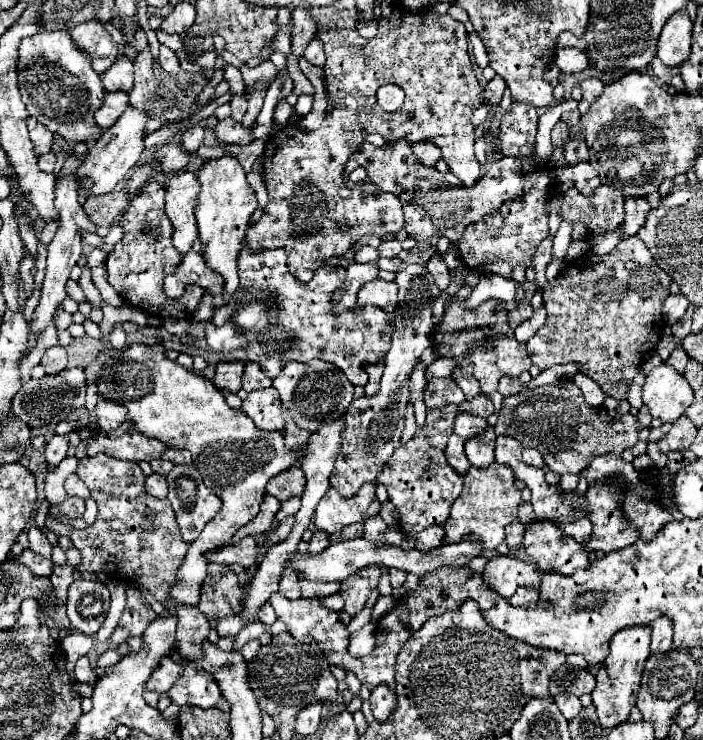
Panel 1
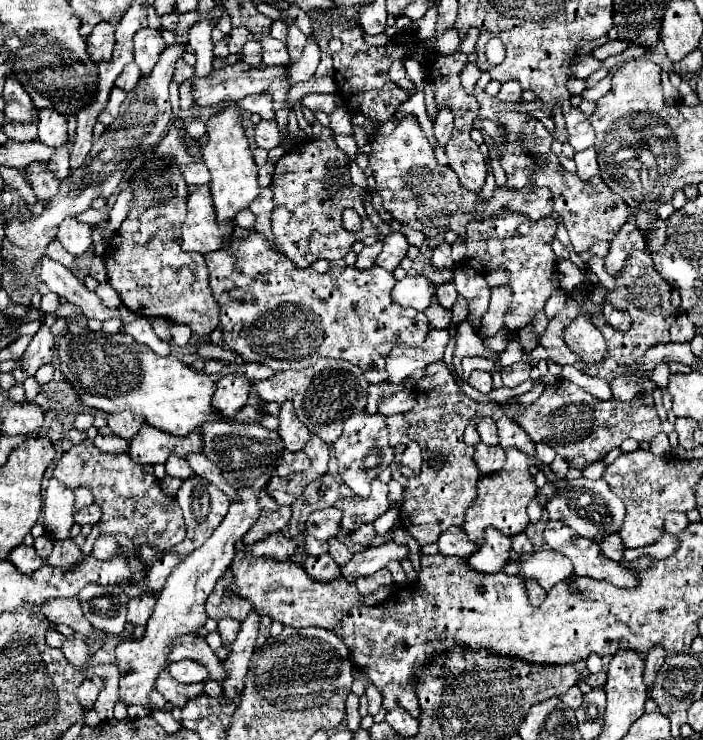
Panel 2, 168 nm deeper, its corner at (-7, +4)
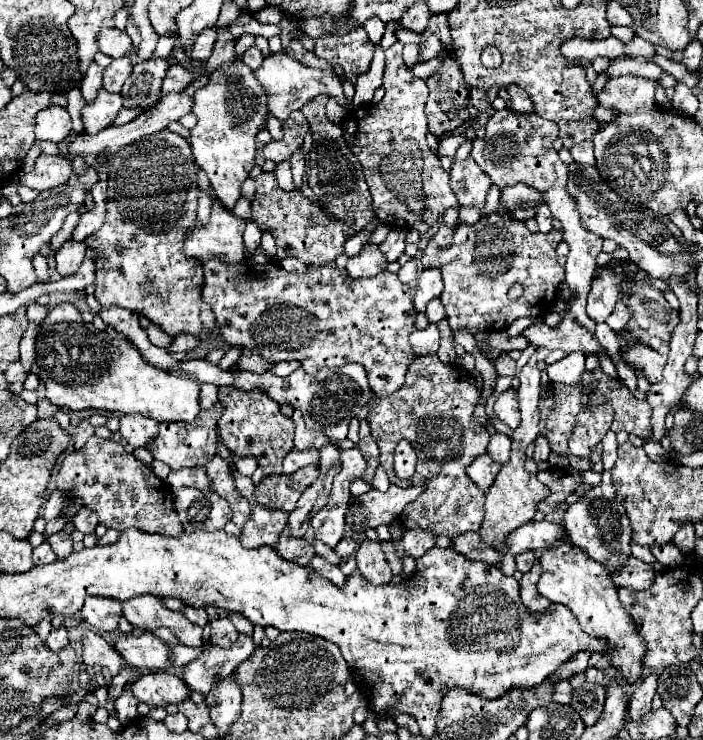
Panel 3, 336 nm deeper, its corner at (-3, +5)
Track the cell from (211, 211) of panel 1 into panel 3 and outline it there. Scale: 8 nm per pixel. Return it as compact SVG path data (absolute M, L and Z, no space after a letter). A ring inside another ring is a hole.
M239 58L231 64L223 64L223 70L239 70L239 82L219 82L219 70L215 70L215 78L197 90L193 114L197 116L197 126L191 130L191 150L195 162L205 170L213 192L219 202L233 210L235 202L241 198L241 186L249 178L251 168L255 166L255 136L257 128L265 126L267 116L267 94L263 94L259 82L249 66L239 62Z

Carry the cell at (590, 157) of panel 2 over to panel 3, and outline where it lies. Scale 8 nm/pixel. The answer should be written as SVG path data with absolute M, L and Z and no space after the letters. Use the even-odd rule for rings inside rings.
M583 140L571 148L571 156L577 164L593 166L595 164L593 140Z

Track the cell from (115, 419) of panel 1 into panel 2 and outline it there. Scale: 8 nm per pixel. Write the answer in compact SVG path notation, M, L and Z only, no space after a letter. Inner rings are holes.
M121 413L121 415L109 415L109 427L117 437L123 437L131 441L135 433L139 433L139 427L145 425L145 419L139 421L137 415L133 413Z

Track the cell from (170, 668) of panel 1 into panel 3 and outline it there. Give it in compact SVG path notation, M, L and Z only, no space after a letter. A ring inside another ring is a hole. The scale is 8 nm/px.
M239 634L239 640L235 642L233 648L223 650L219 646L211 646L209 650L203 650L199 658L185 664L181 668L181 674L185 676L185 682L191 690L207 694L215 678L225 678L231 672L235 672L239 662L249 658L253 650L255 650L253 638L247 634Z

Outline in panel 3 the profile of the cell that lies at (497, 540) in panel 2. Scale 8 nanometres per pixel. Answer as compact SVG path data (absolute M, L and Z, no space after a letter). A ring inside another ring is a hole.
M529 522L505 538L511 556L519 556L527 550L543 550L557 540L563 540L563 526L555 522Z

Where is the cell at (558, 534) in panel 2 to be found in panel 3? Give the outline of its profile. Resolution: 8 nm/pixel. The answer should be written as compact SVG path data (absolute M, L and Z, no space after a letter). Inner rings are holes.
M629 558L625 566L617 568L617 570L609 570L615 586L623 586L629 590L645 590L647 586L651 586L653 578L655 578L655 568L651 564L645 564L637 558Z

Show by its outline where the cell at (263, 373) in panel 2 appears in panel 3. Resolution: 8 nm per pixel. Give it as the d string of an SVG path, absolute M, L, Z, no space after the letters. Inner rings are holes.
M279 362L279 364L271 366L269 372L275 374L275 376L287 376L287 374L291 374L293 370L297 370L299 367L299 362Z

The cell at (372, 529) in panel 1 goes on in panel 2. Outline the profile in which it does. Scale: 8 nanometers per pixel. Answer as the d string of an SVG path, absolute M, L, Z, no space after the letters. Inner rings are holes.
M367 523L367 525L359 527L357 531L353 531L353 533L349 535L351 543L355 543L355 545L361 545L361 547L369 547L373 537L375 537L375 529L373 529L373 523Z

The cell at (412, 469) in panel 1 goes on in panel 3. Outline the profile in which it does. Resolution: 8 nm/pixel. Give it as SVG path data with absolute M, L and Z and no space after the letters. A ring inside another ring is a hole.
M429 354L413 360L405 384L395 394L373 400L373 410L367 420L381 450L381 466L393 484L423 488L419 498L413 500L397 518L401 528L431 530L435 536L449 538L469 530L479 530L483 522L485 494L465 472L465 468L485 452L489 442L487 428L471 422L471 410L479 396L481 390L469 384L467 370L443 364L437 354ZM401 438L407 438L417 452L417 468L409 480L399 480L393 472L393 452Z

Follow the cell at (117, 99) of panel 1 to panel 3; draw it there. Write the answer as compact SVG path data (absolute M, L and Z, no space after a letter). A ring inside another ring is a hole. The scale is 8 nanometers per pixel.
M99 90L99 98L95 100L95 104L85 106L81 110L81 118L83 118L83 130L87 134L97 134L103 128L111 126L113 118L117 116L117 112L123 108L123 98L119 94L107 92L107 90Z

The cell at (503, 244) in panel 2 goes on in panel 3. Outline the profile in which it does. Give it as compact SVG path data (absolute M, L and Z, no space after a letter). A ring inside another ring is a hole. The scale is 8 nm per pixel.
M487 214L473 226L461 224L449 248L439 248L435 242L429 242L421 252L421 264L423 268L439 268L443 274L445 290L441 302L453 332L459 328L469 328L473 334L477 330L499 332L519 318L533 320L553 308L557 290L565 280L565 270L555 256L559 242L559 230L551 230L549 234L529 232L523 222L511 216ZM515 282L523 286L523 296L509 300L507 290Z

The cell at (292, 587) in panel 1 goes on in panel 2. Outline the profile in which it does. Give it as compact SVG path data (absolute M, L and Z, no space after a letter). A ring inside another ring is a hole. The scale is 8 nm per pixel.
M329 553L319 557L307 557L303 567L313 579L319 579L319 581L333 581L339 577L339 565L333 561Z

